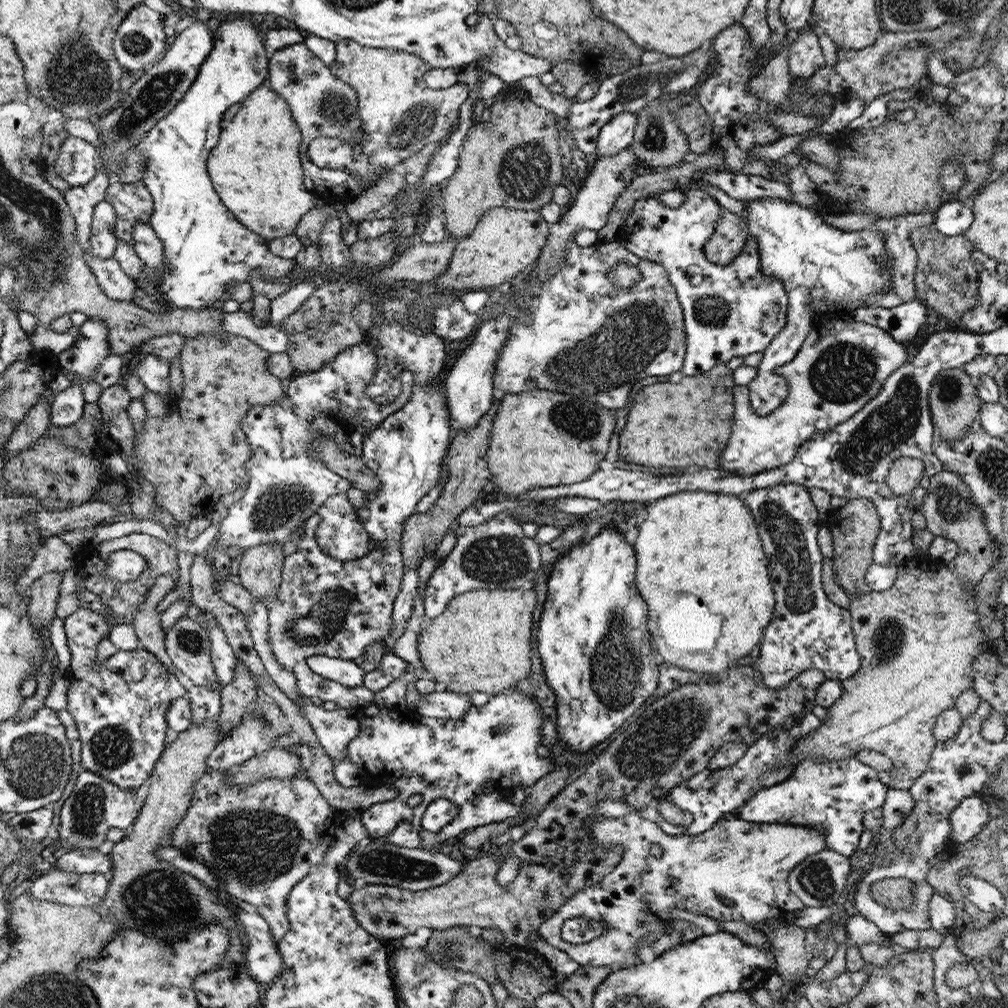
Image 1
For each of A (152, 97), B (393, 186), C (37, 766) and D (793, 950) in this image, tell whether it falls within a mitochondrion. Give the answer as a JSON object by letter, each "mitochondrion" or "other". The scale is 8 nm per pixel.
{"A":"mitochondrion","B":"other","C":"mitochondrion","D":"other"}

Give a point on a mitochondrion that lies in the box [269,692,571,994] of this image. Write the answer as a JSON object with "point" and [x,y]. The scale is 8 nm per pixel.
{"point":[387,865]}

